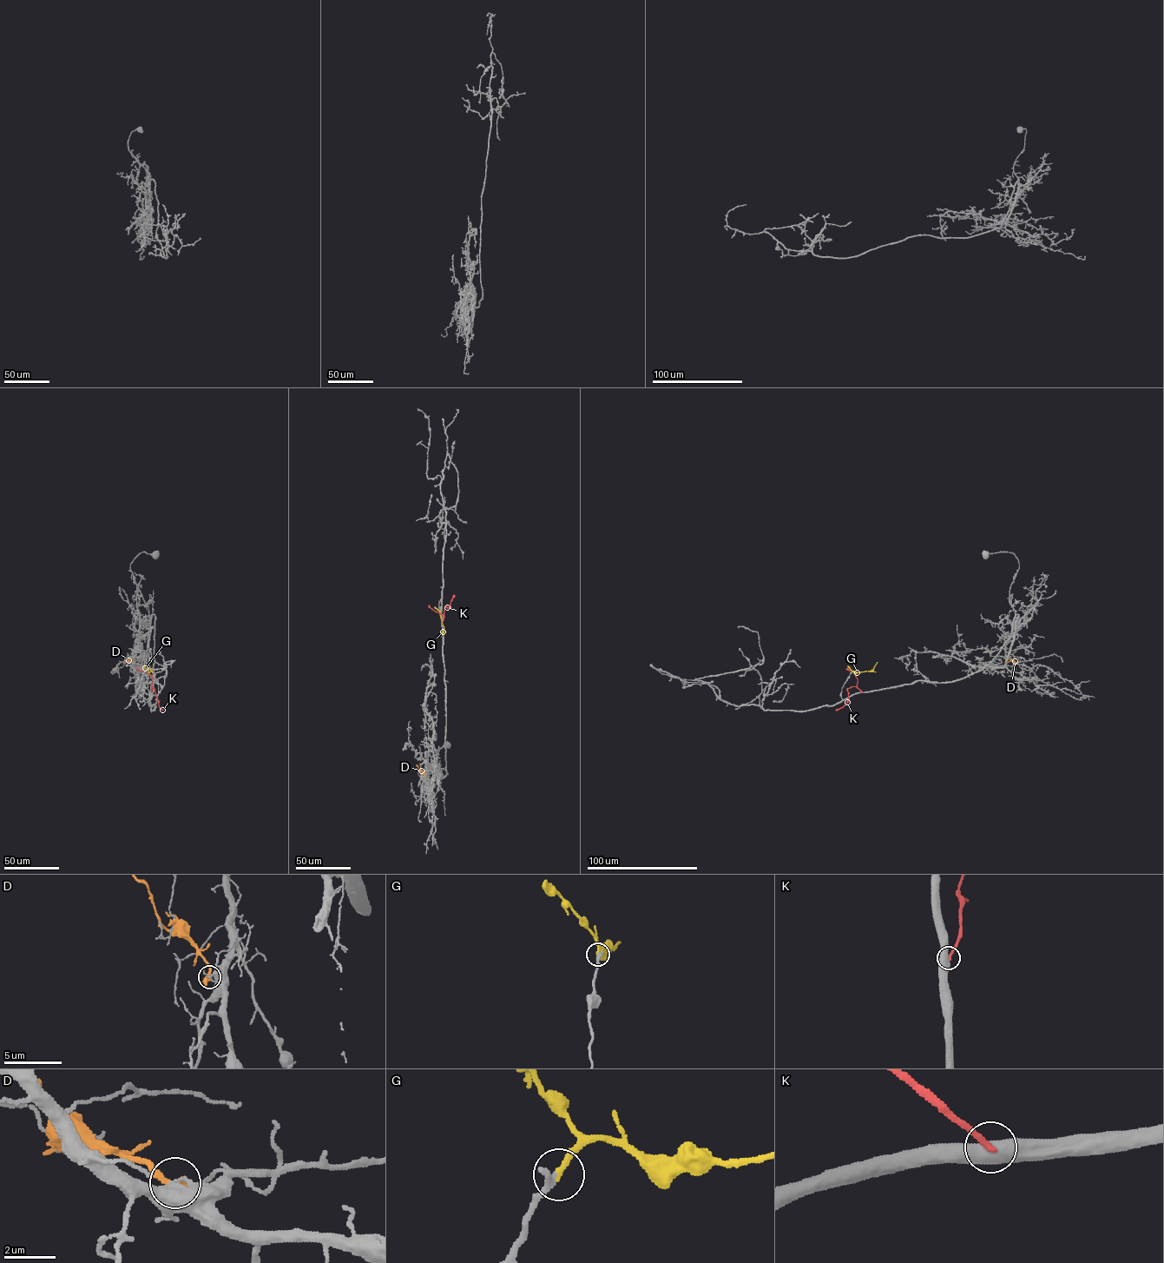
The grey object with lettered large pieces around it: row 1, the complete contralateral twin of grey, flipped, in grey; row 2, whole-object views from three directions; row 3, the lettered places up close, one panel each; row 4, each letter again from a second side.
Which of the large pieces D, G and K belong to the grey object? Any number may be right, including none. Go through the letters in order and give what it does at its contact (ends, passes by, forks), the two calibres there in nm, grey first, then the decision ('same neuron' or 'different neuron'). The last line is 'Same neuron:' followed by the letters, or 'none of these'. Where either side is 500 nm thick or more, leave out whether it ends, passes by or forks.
D: it ends there; 140 nm thick on the grey side, 380 nm on the other; different neuron
G: it ends there; 280 nm thick on the grey side, 240 nm on the other; same neuron
K: 550 nm thick on the grey side, 220 nm on the other; different neuron
Same neuron: G

